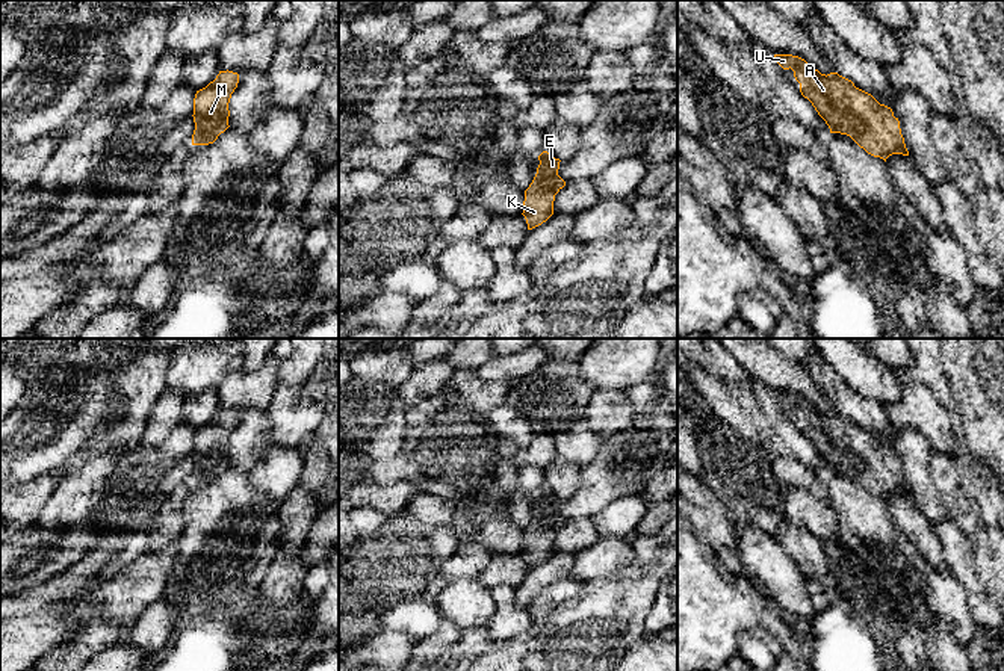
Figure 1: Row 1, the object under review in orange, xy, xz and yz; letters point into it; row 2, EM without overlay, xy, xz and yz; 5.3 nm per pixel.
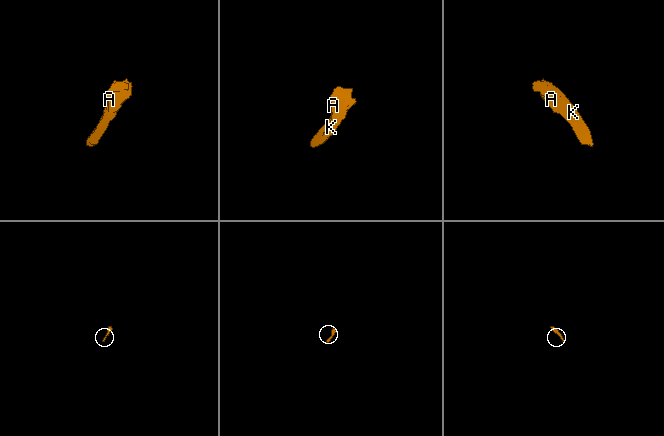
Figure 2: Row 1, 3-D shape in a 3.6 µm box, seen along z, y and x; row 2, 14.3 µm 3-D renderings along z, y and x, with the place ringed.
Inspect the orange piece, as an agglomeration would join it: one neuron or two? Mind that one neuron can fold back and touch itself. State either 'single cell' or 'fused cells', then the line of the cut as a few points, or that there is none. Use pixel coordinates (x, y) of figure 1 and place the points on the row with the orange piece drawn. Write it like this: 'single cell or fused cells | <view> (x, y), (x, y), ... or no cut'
single cell | no cut

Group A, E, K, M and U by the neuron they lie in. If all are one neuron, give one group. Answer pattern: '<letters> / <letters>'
A E K M U

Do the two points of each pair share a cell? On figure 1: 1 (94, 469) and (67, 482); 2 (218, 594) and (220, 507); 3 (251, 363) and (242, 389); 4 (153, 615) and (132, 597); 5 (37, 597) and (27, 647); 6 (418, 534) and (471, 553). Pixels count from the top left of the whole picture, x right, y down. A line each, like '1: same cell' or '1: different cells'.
1: same cell
2: same cell
3: different cells
4: different cells
5: different cells
6: different cells

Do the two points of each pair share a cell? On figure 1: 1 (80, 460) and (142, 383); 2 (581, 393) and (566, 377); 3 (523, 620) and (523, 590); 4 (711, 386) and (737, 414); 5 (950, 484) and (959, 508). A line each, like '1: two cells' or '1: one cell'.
1: one cell
2: one cell
3: two cells
4: one cell
5: one cell

